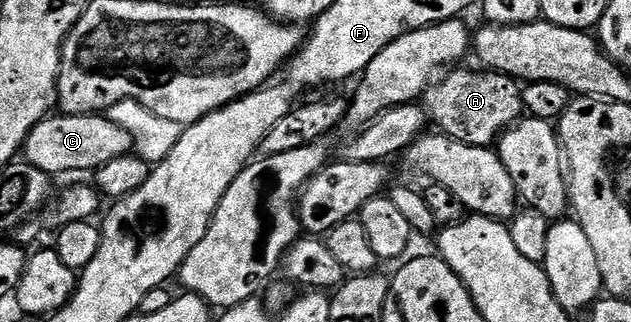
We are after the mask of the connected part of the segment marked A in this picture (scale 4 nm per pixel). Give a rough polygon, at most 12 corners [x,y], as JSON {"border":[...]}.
{"border":[[451,68],[424,94],[450,140],[493,146],[523,116],[507,73]]}

